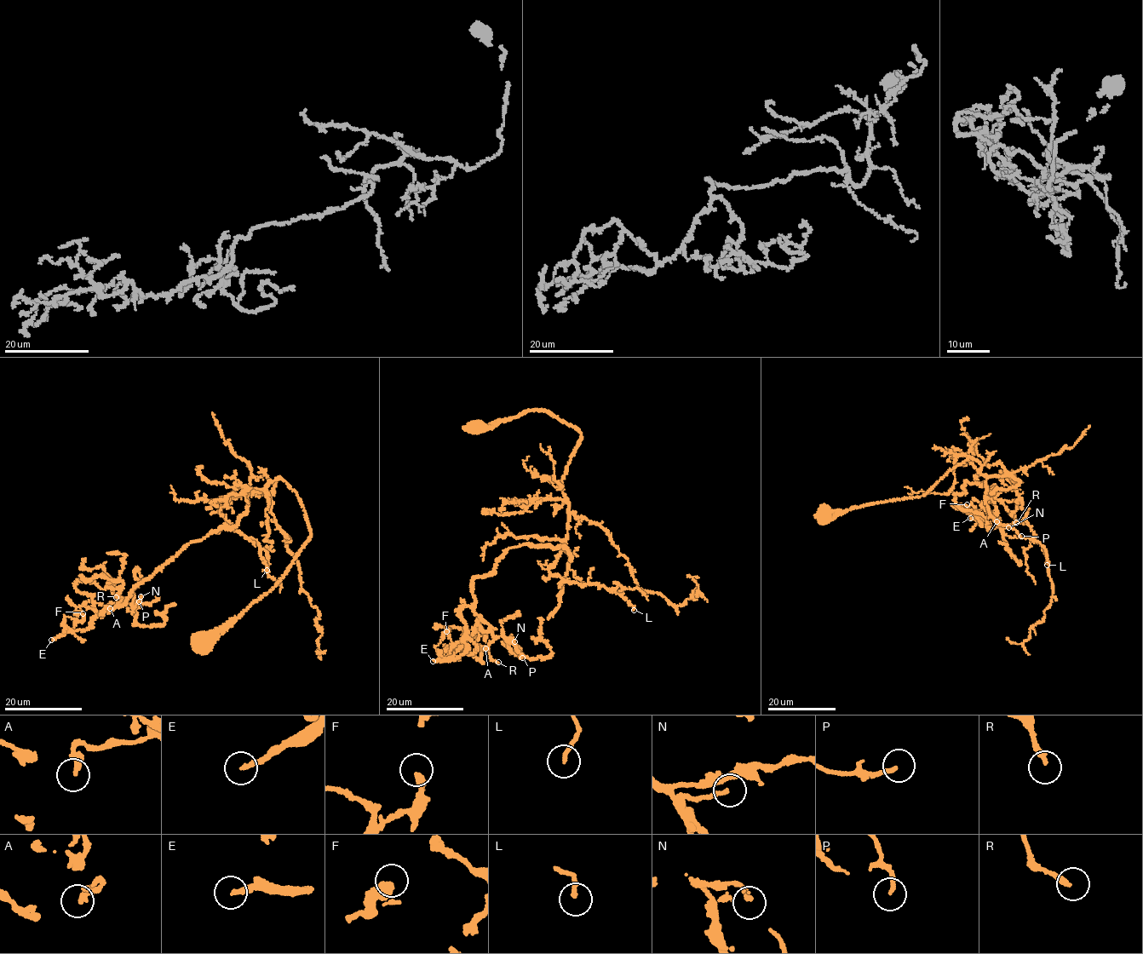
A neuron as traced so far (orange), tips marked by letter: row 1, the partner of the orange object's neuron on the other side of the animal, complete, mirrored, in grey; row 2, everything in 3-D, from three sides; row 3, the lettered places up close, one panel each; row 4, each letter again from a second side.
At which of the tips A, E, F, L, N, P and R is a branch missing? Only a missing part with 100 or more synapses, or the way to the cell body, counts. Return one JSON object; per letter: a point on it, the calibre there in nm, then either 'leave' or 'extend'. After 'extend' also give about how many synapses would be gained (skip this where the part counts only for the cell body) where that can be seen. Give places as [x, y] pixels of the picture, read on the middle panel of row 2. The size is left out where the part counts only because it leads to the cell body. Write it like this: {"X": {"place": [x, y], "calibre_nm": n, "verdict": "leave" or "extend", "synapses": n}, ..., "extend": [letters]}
{"A": {"place": [485, 648], "calibre_nm": 300, "verdict": "leave"}, "E": {"place": [433, 661], "calibre_nm": 220, "verdict": "extend", "synapses": 250}, "F": {"place": [446, 631], "calibre_nm": 360, "verdict": "leave"}, "L": {"place": [634, 610], "calibre_nm": 170, "verdict": "leave"}, "N": {"place": [514, 641], "calibre_nm": 170, "verdict": "leave"}, "P": {"place": [522, 658], "calibre_nm": 160, "verdict": "leave"}, "R": {"place": [498, 662], "calibre_nm": 240, "verdict": "leave"}, "extend": ["E"]}

